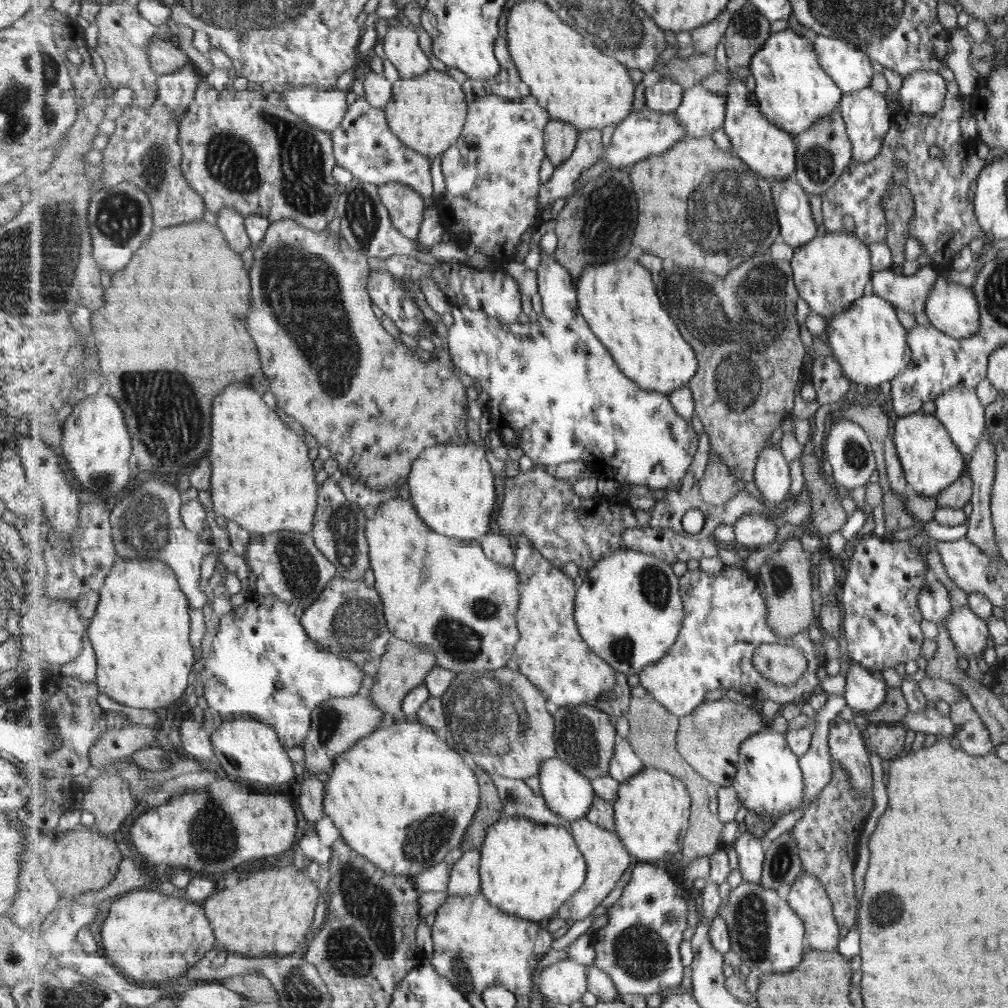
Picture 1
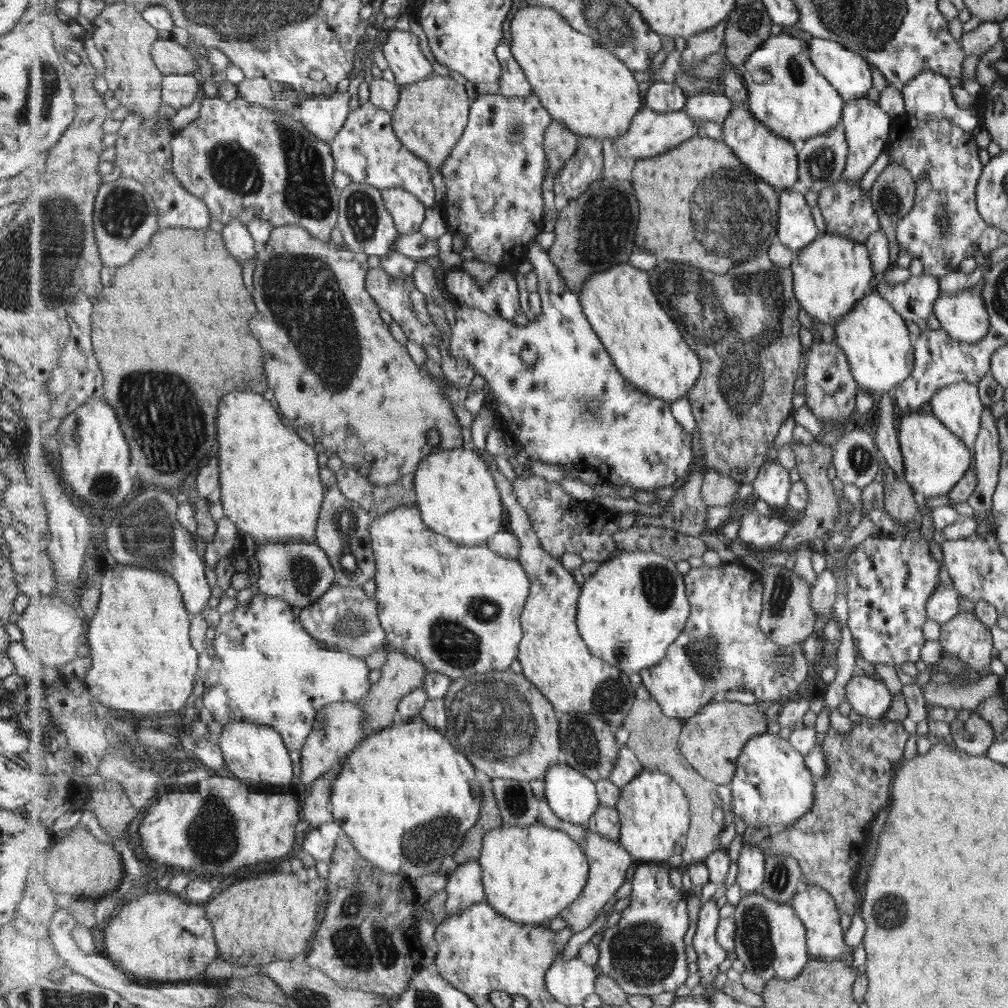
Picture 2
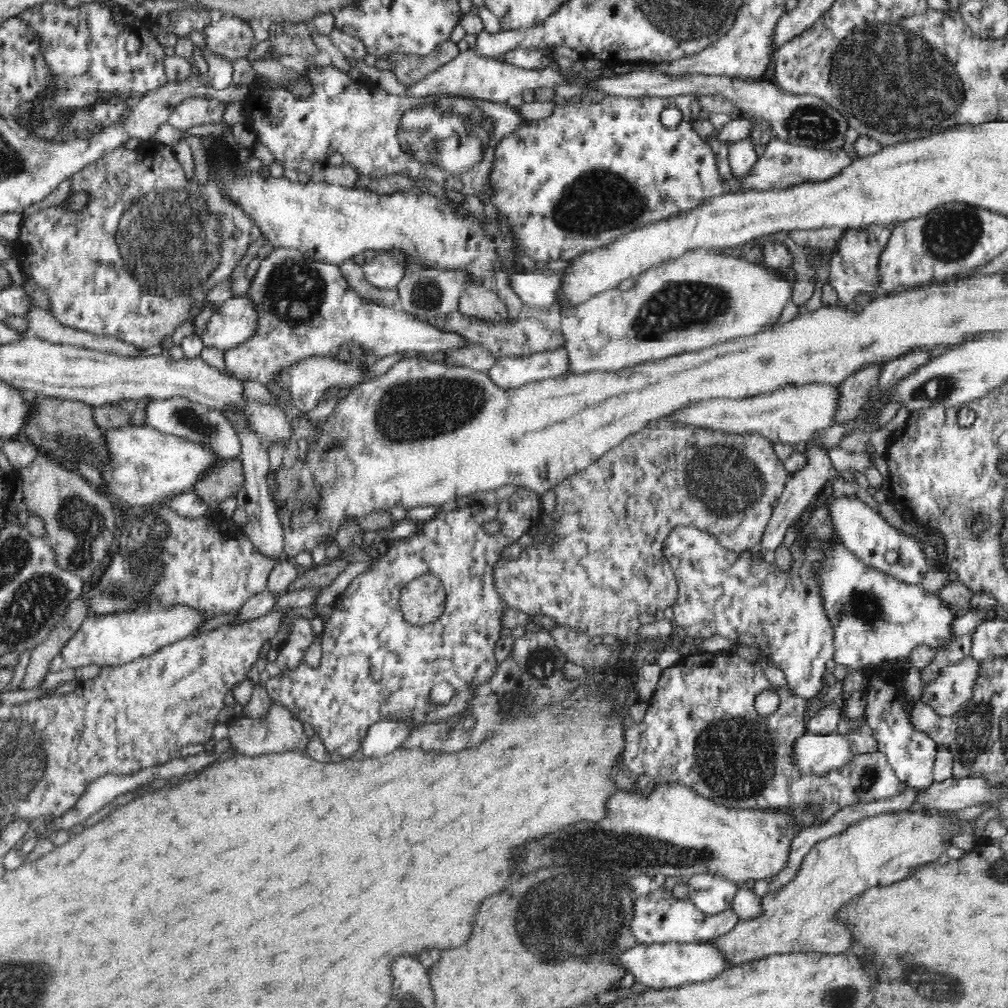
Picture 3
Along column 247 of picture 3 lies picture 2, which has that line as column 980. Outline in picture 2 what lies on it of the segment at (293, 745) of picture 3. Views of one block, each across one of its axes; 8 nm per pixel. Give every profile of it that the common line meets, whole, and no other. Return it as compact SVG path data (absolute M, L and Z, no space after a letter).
M957 710L950 723L950 741L963 753L983 756L991 743L995 741L993 727L970 710Z

